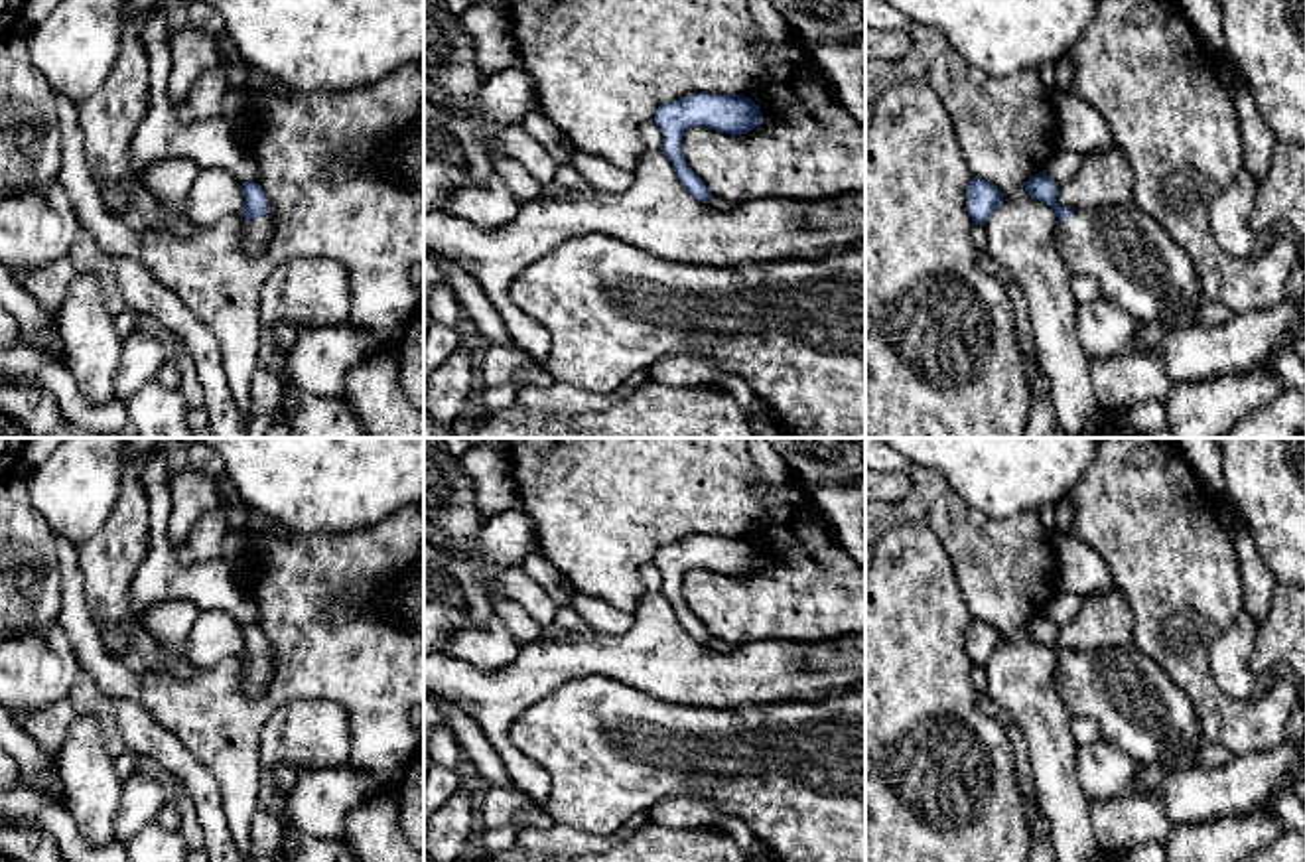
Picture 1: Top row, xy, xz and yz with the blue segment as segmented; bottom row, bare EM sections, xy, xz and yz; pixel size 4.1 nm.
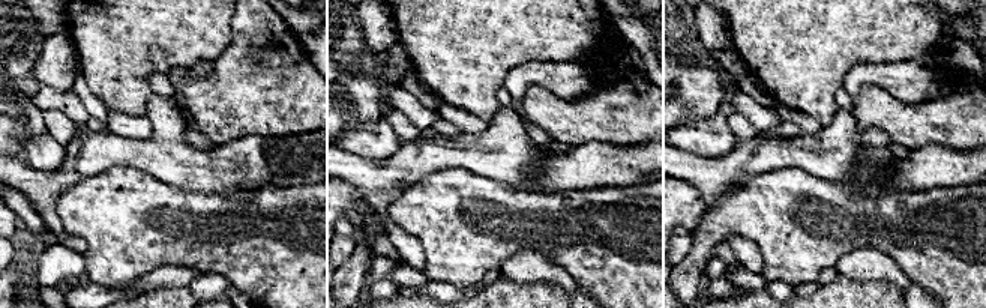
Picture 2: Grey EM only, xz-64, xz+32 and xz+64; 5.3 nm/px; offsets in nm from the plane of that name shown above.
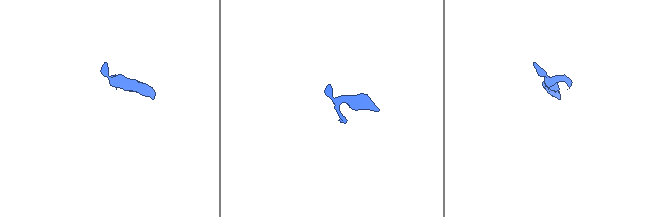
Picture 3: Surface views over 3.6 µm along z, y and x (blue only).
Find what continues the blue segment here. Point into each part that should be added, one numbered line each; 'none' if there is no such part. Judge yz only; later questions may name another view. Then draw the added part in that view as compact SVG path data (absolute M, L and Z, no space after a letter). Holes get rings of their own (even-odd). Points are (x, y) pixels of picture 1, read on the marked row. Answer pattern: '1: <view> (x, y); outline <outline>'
1: yz (1140, 269); outline M1133 203L1072 211L1059 223L1059 254L1072 274L1094 278L1102 298L1126 310L1137 323L1167 322L1175 329L1197 323L1204 294L1189 254Z

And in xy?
1: xy (257, 233); outline M268 203L268 213L256 217L254 221L244 221L244 252L262 254L272 239L272 205Z

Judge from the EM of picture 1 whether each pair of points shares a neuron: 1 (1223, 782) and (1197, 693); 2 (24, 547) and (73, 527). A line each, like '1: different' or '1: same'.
1: different
2: different

